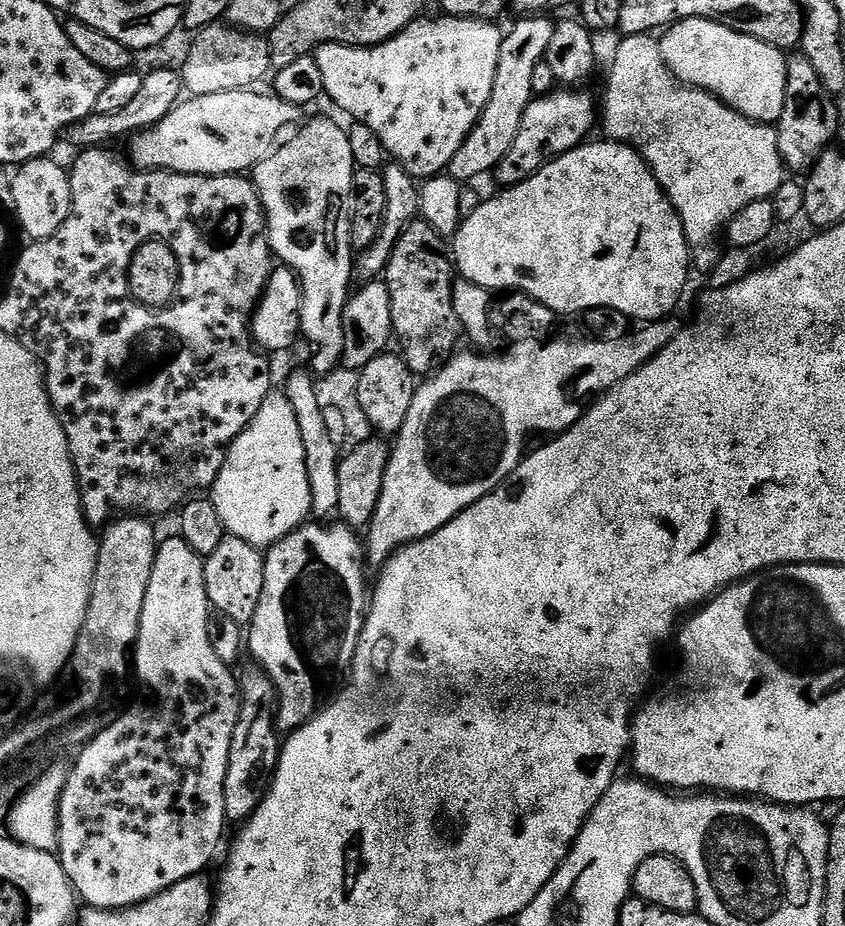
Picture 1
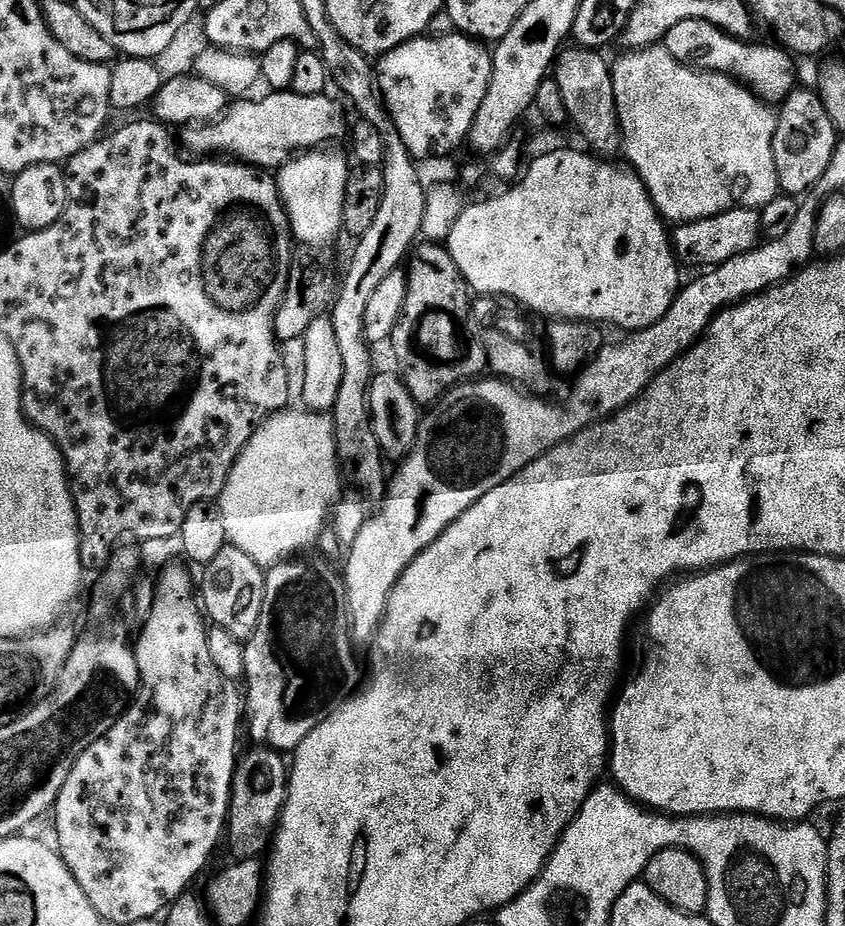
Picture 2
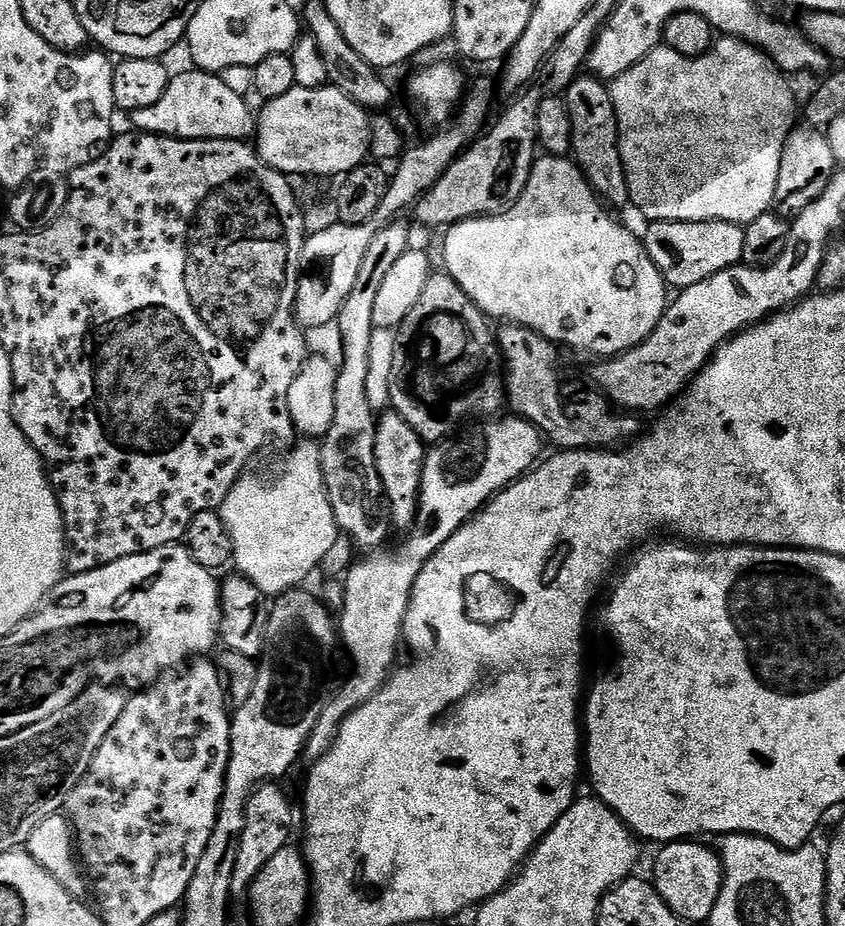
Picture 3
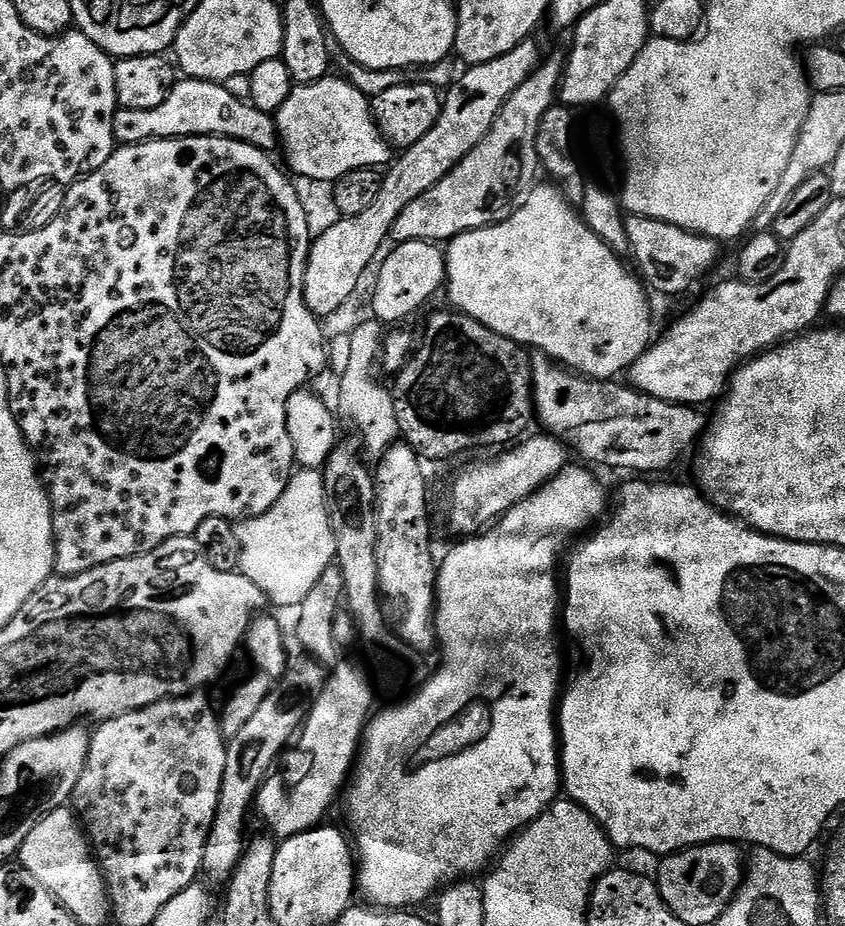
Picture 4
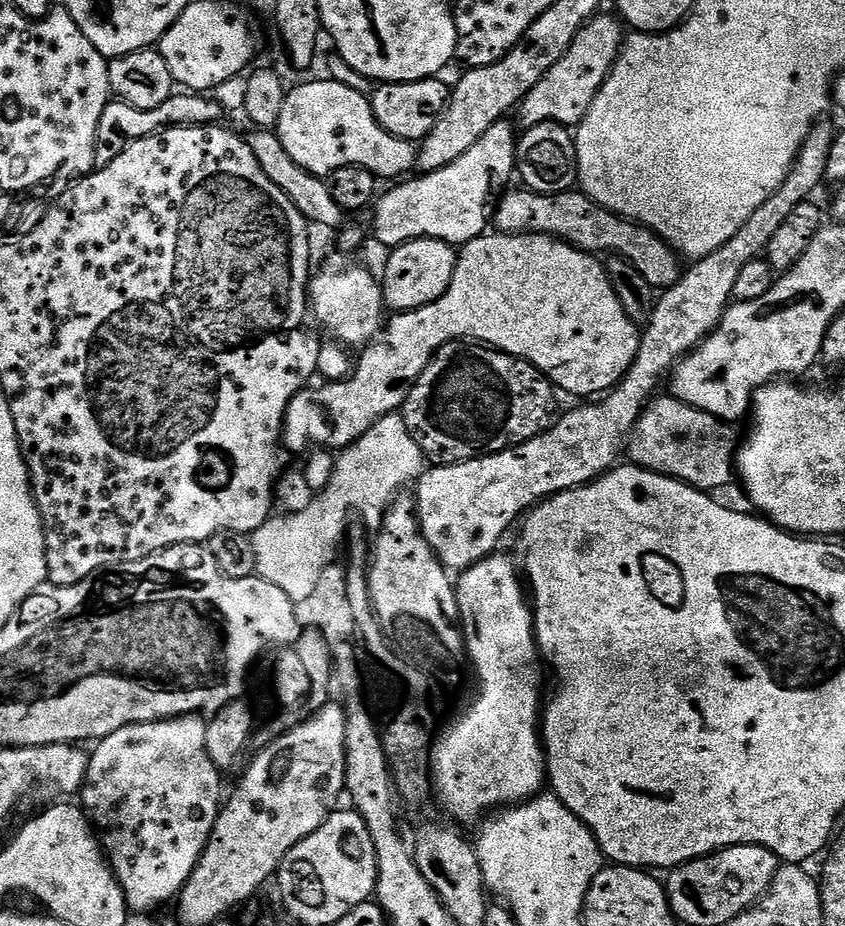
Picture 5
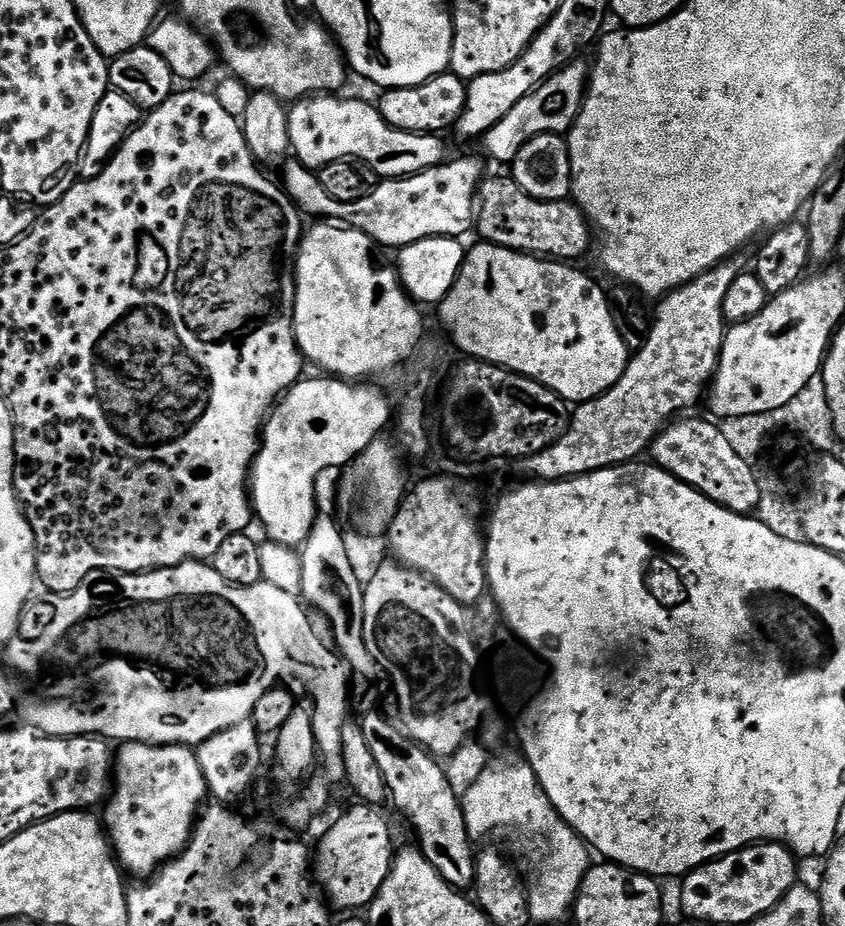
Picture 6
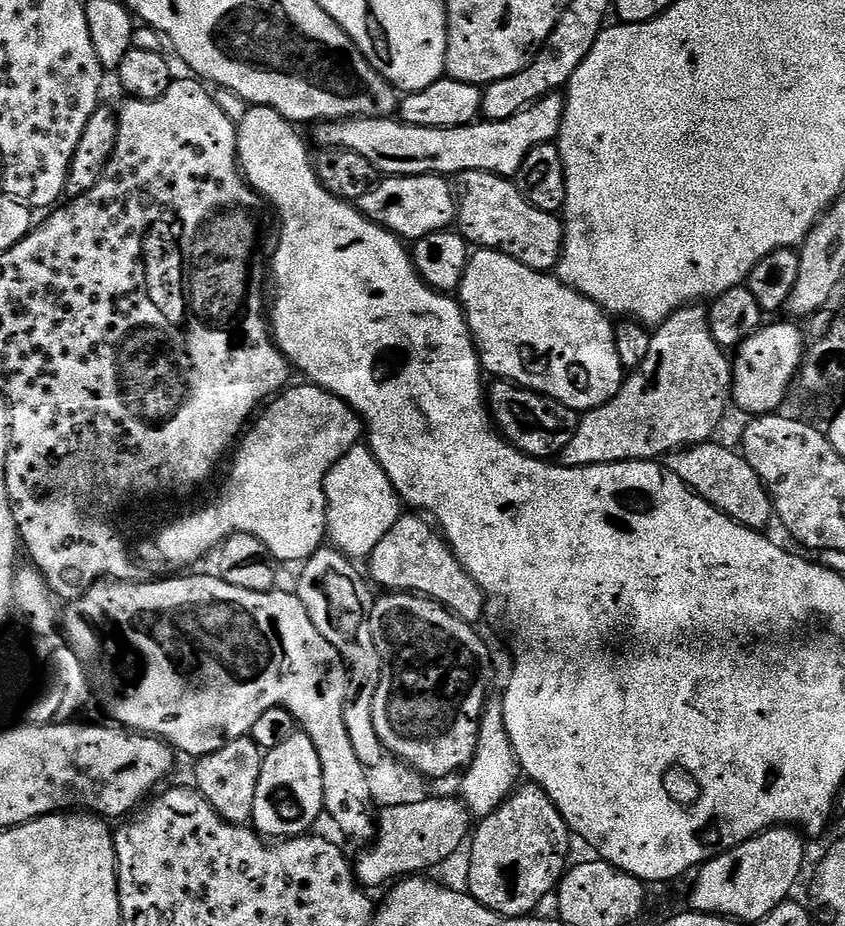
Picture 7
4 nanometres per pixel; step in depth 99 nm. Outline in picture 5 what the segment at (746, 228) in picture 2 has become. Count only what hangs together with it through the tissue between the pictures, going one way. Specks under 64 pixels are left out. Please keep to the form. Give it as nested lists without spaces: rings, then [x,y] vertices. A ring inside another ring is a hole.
[[[521,190],[509,191],[500,205],[494,208],[494,228],[500,234],[527,234],[538,232],[545,236],[554,236],[557,240],[565,240],[583,252],[593,254],[604,252],[613,256],[621,256],[628,260],[650,282],[650,286],[663,290],[674,286],[682,275],[682,260],[676,249],[668,245],[667,240],[651,230],[645,224],[637,224],[603,208],[594,202],[583,190],[571,190],[540,195],[537,192]],[[512,192],[512,193],[511,193]],[[497,207],[497,208],[496,208]],[[600,251],[600,252],[599,252]],[[681,263],[681,264],[680,264]]]

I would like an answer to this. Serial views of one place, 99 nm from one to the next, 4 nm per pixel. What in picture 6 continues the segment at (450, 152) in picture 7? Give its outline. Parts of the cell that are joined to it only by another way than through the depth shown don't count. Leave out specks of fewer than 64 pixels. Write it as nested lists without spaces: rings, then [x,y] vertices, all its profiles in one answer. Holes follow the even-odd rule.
[[[573,62],[565,64],[546,82],[542,82],[498,126],[494,126],[482,137],[484,148],[496,160],[512,162],[519,151],[536,136],[552,133],[564,134],[578,118],[580,108],[584,104],[584,93],[588,91],[590,68],[587,63]],[[317,94],[303,100],[297,100],[287,109],[288,143],[295,159],[306,168],[319,170],[330,162],[339,160],[361,160],[373,165],[377,177],[399,178],[413,176],[425,172],[427,168],[437,168],[445,163],[444,144],[439,135],[423,136],[406,130],[398,130],[390,126],[382,118],[379,107],[375,103],[367,104],[364,100],[343,100],[340,94]]]

